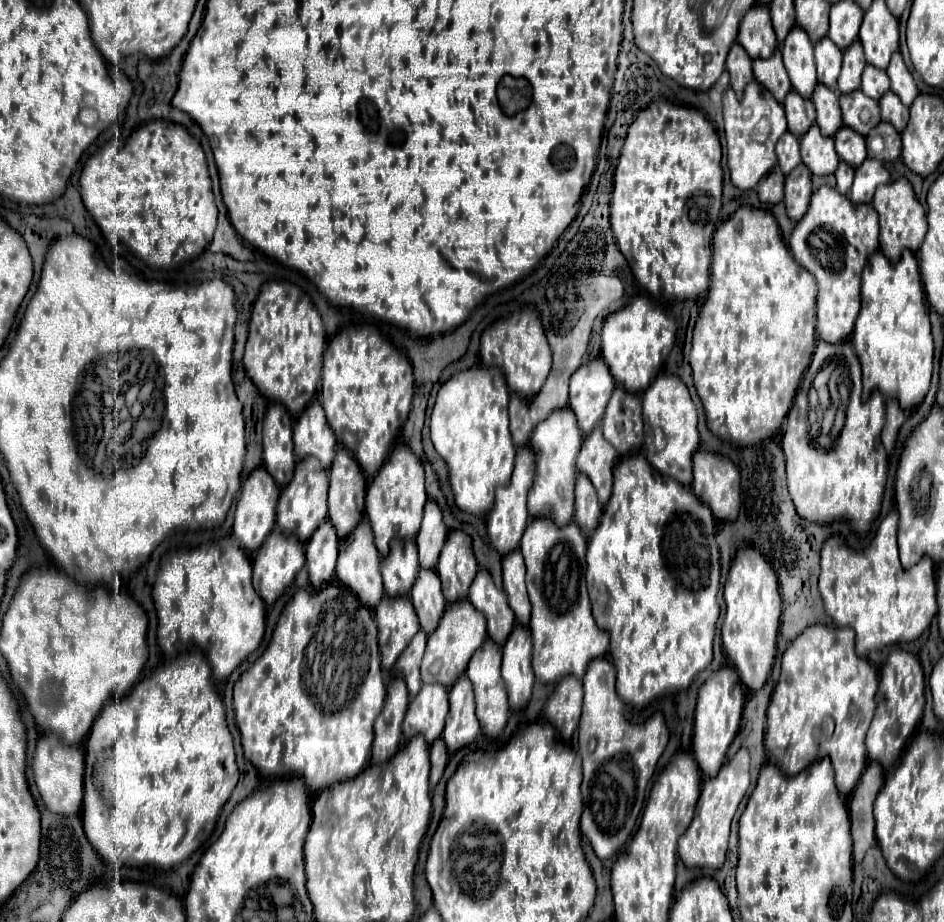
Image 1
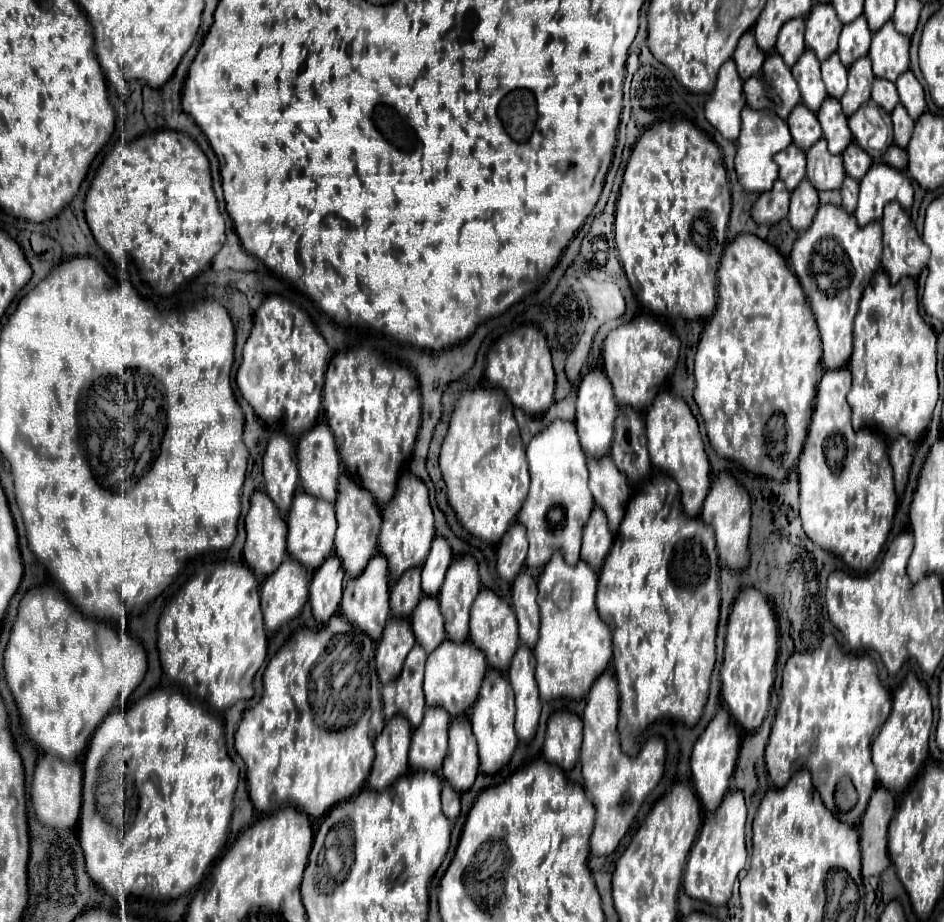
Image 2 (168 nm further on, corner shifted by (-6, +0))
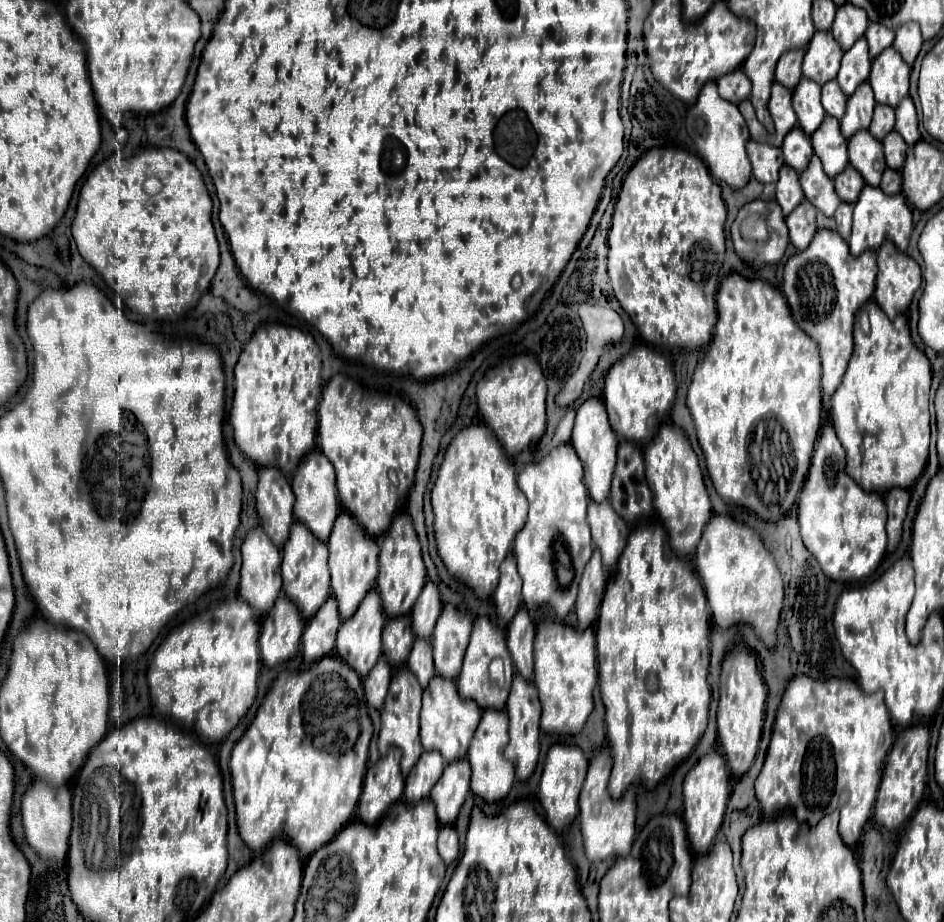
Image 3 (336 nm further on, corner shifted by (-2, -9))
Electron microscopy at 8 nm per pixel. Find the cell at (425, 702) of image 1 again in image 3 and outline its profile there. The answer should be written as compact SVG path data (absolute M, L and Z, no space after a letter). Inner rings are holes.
M422 751L418 763L412 767L410 775L406 777L406 789L404 789L404 799L408 803L416 803L420 799L426 799L430 795L430 789L434 783L440 779L442 769L446 761L438 751Z

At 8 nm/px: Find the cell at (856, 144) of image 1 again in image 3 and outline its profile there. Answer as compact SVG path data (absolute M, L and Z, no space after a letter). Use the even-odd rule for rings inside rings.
M848 165L840 175L834 177L834 187L836 187L836 193L842 201L854 203L864 187L862 175L858 175L858 171L854 171L854 167Z

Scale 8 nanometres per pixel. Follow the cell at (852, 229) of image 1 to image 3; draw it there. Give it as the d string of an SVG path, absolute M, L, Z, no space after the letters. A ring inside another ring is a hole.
M818 229L808 249L792 255L784 267L782 293L790 311L796 323L820 345L824 407L830 405L830 395L834 395L846 373L852 355L854 315L874 295L874 281L876 251L868 249L854 257L842 235L832 229Z

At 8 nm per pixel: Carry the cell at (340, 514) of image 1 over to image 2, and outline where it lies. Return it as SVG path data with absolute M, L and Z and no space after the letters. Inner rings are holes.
M344 472L338 480L338 502L336 502L336 518L338 518L338 530L336 530L336 554L344 566L346 580L358 578L368 560L378 554L378 534L380 534L380 510L374 506L374 498L370 498L368 490L362 490L352 478L348 478Z

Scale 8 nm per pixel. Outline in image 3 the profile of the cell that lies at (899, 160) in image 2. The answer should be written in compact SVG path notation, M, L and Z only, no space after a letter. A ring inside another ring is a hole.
M888 167L888 169L884 171L884 175L882 175L880 189L882 189L884 193L888 193L888 195L900 193L900 191L902 191L902 177L900 177L900 173Z

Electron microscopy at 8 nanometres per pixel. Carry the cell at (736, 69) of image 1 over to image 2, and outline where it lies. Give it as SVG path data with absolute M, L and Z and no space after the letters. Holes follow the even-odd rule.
M728 60L722 64L714 90L704 104L704 116L726 140L736 142L740 134L740 112L744 106L742 80L734 70L734 62Z

